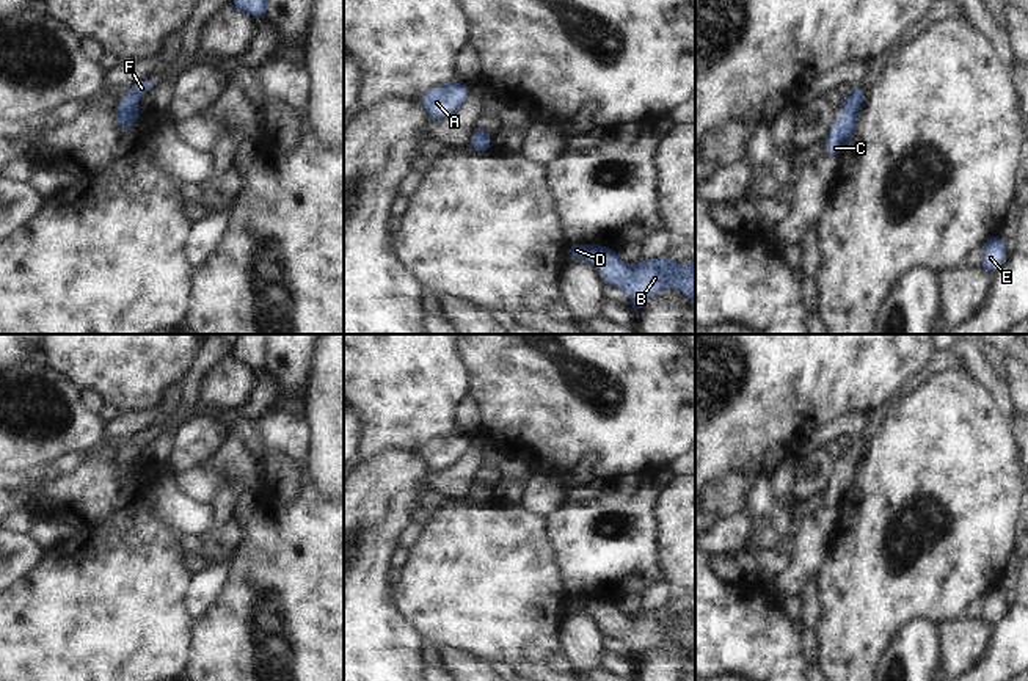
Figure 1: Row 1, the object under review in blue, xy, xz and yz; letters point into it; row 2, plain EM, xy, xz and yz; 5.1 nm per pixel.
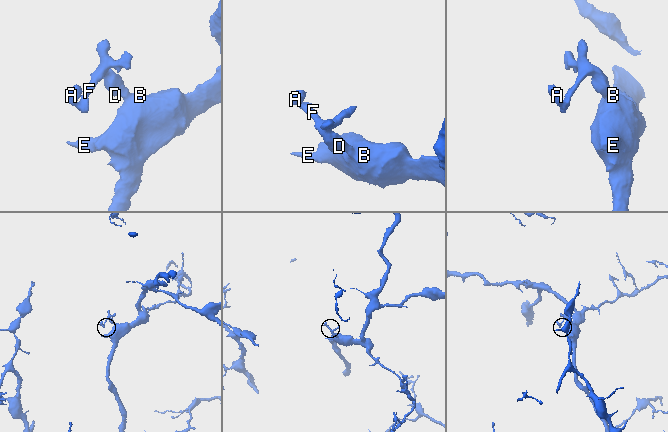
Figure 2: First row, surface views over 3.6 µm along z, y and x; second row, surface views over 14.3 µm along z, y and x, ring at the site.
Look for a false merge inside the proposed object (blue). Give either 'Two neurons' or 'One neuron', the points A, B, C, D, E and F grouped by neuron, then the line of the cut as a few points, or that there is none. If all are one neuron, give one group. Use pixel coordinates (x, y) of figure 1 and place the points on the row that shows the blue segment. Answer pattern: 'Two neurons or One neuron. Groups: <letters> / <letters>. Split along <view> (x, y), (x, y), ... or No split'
One neuron. Groups: A B C D E F. No split

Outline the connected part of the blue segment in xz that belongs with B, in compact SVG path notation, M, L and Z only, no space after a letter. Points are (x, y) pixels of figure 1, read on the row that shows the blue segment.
M579 242L570 243L568 257L570 260L592 262L606 284L620 287L628 295L636 312L650 297L670 286L680 289L691 303L695 303L695 260L680 265L664 254L659 259L642 259L637 265L628 265L615 254L614 248L600 243L581 246Z

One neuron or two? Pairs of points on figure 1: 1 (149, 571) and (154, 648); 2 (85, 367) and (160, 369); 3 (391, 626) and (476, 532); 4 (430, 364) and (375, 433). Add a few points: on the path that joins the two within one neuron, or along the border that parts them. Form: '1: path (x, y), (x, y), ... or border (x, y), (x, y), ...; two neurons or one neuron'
1: path (149, 590), (149, 630); one neuron
2: path (104, 367), (142, 367); one neuron
3: border (394, 586), (397, 608), (427, 642); two neurons
4: path (413, 382), (407, 388), (405, 402), (393, 416); one neuron

